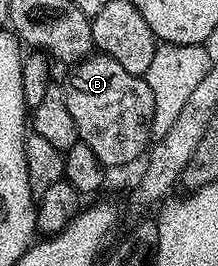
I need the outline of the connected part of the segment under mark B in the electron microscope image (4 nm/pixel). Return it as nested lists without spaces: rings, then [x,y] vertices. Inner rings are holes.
[[[100,52],[82,59],[72,67],[71,71],[73,75],[70,76],[69,86],[67,85],[65,90],[65,99],[67,109],[75,119],[75,128],[80,142],[87,144],[87,148],[91,148],[95,156],[99,156],[101,165],[106,168],[129,166],[137,157],[140,159],[151,145],[152,114],[155,112],[155,99],[146,79],[140,74],[123,72],[121,65],[115,64],[115,60]]]

